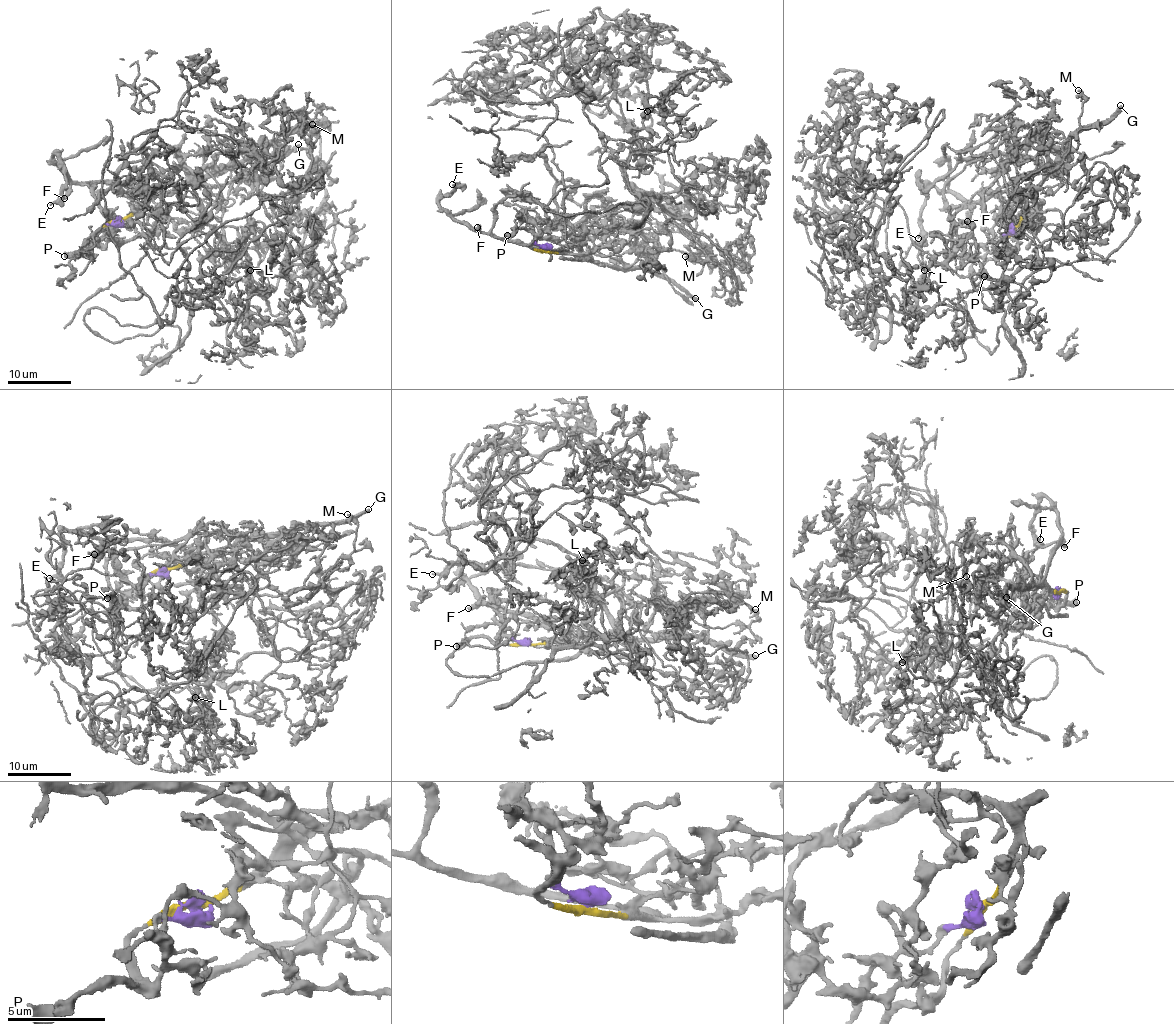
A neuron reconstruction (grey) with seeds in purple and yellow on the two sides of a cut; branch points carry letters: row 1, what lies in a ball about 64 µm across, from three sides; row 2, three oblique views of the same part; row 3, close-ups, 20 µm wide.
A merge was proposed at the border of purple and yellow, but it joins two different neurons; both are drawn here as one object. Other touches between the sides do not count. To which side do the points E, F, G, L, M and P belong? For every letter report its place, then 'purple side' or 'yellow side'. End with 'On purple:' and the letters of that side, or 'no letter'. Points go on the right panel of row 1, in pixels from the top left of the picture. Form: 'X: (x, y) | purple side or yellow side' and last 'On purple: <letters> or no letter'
E: (918, 238) | yellow side
F: (967, 221) | yellow side
G: (1120, 105) | yellow side
L: (924, 270) | purple side
M: (1078, 90) | purple side
P: (984, 276) | yellow side
On purple: L, M

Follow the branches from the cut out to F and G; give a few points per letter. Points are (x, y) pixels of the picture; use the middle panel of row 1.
F: (546, 250), (561, 254), (560, 251), (501, 240), (478, 232), (476, 227)
G: (546, 250), (573, 254), (601, 264), (648, 268), (676, 281), (696, 298)

